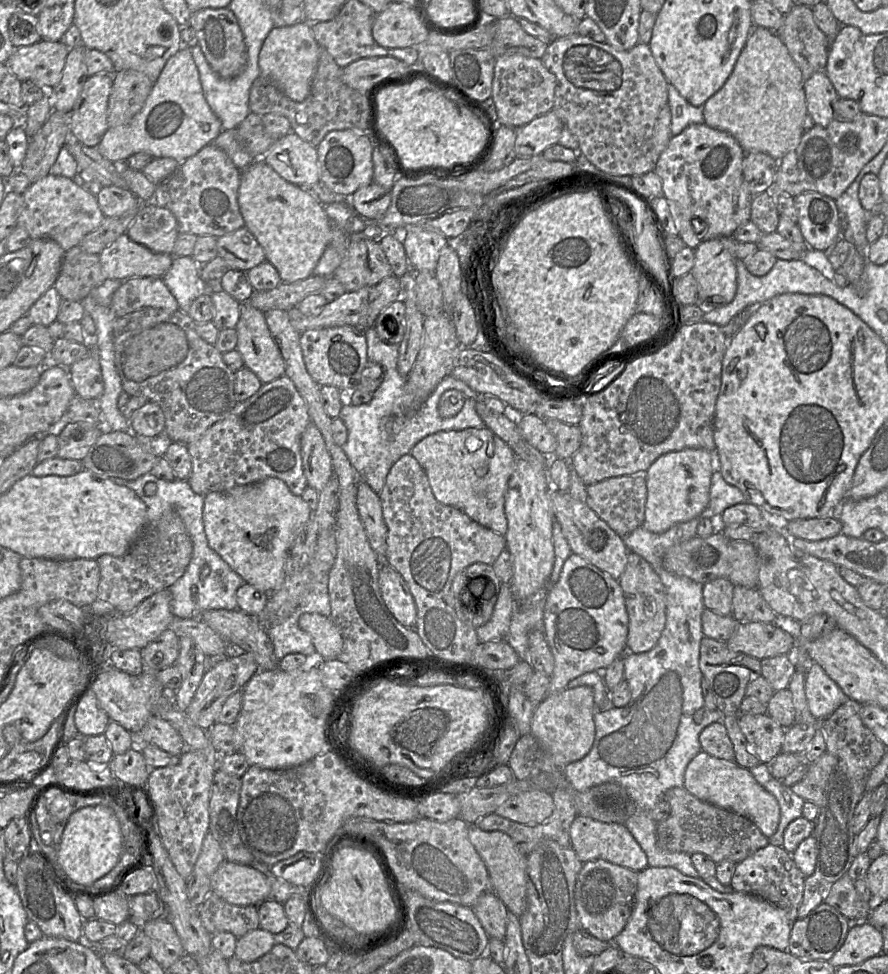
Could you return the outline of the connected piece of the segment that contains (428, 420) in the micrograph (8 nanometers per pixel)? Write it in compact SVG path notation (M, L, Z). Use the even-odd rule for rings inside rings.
M373 327L365 330L367 343L368 364L379 364L383 369L383 381L374 391L370 402L355 406L346 402L339 413L339 418L347 428L348 437L342 446L347 458L354 468L359 480L379 494L385 484L387 474L392 465L403 455L410 454L416 443L424 437L439 431L464 430L467 428L482 428L484 422L476 411L479 395L461 380L448 375L436 386L420 409L408 418L398 433L392 432L393 406L402 395L406 384L406 376L402 376L397 369L399 344L385 344L378 337ZM450 389L456 389L466 397L461 411L453 417L442 418L438 413L438 402L441 395Z

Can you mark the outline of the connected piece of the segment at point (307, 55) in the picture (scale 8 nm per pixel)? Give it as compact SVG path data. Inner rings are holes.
M309 23L273 27L263 42L259 53L260 76L295 102L303 102L309 95L317 70L320 46Z

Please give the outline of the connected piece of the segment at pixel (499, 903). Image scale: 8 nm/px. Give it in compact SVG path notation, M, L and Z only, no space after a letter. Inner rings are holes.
M490 890L482 894L472 908L488 936L504 941L508 909L503 901Z

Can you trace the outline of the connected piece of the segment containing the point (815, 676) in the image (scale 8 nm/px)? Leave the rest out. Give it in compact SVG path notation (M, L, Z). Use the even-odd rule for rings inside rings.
M811 663L806 670L804 689L810 713L819 721L830 716L848 699L817 663Z

